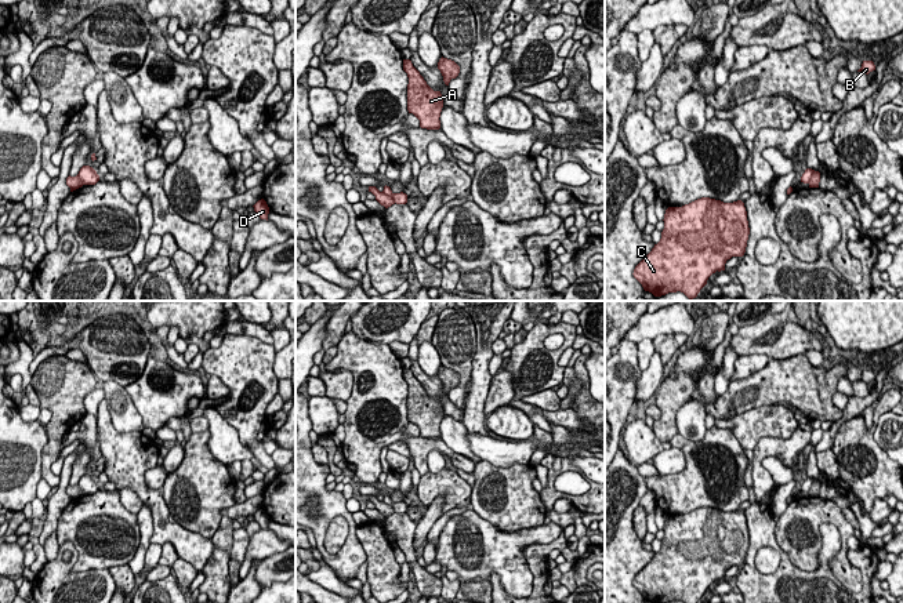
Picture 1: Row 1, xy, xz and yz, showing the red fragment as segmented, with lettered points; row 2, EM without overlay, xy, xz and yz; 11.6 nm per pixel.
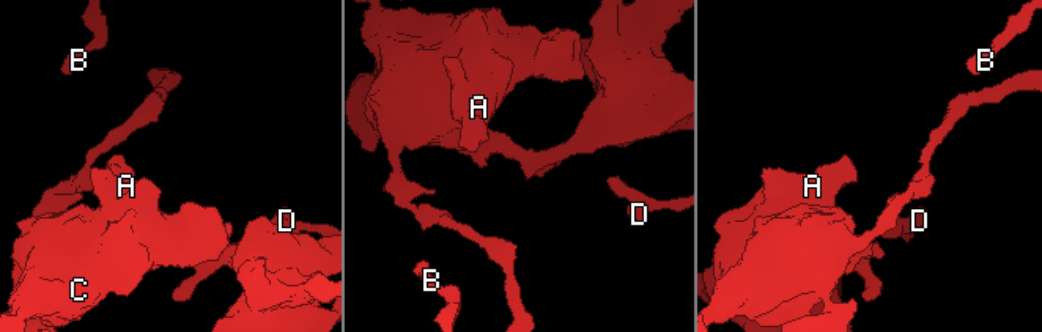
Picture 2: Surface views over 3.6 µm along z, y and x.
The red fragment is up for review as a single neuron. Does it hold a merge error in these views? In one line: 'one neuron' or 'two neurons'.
two neurons

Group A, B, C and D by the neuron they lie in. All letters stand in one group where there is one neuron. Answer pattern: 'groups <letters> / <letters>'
groups A C / B D

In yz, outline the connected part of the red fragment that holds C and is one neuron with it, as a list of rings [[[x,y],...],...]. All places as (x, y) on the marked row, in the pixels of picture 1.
[[[701,197],[682,207],[668,207],[664,214],[661,239],[635,266],[634,277],[645,291],[654,297],[683,293],[689,299],[697,297],[717,270],[725,270],[732,257],[743,257],[750,235],[747,211],[741,200],[724,203]]]

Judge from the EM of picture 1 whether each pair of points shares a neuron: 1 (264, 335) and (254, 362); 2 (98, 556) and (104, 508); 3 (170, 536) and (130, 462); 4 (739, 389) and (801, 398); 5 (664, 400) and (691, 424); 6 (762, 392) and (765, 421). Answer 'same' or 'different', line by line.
1: different
2: same
3: same
4: same
5: different
6: different

